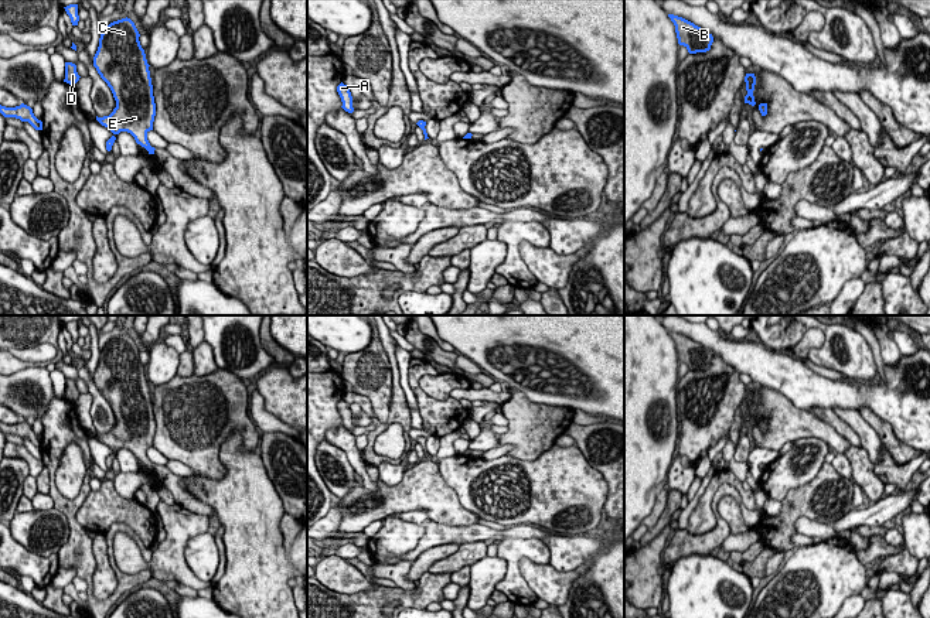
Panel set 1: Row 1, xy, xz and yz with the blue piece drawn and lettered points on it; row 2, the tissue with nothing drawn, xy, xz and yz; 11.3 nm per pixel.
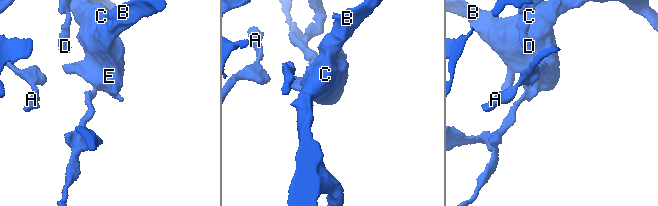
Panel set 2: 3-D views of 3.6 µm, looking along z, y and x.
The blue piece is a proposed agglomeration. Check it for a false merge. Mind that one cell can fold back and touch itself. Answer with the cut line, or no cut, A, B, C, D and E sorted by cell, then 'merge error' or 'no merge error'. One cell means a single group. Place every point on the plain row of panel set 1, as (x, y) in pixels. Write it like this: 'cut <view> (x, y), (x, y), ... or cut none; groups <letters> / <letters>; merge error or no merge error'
cut none; groups A B C D E; no merge error

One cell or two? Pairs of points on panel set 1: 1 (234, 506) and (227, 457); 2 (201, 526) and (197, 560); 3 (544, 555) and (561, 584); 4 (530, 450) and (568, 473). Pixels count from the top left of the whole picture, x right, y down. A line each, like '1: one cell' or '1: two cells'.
1: one cell
2: two cells
3: two cells
4: two cells

